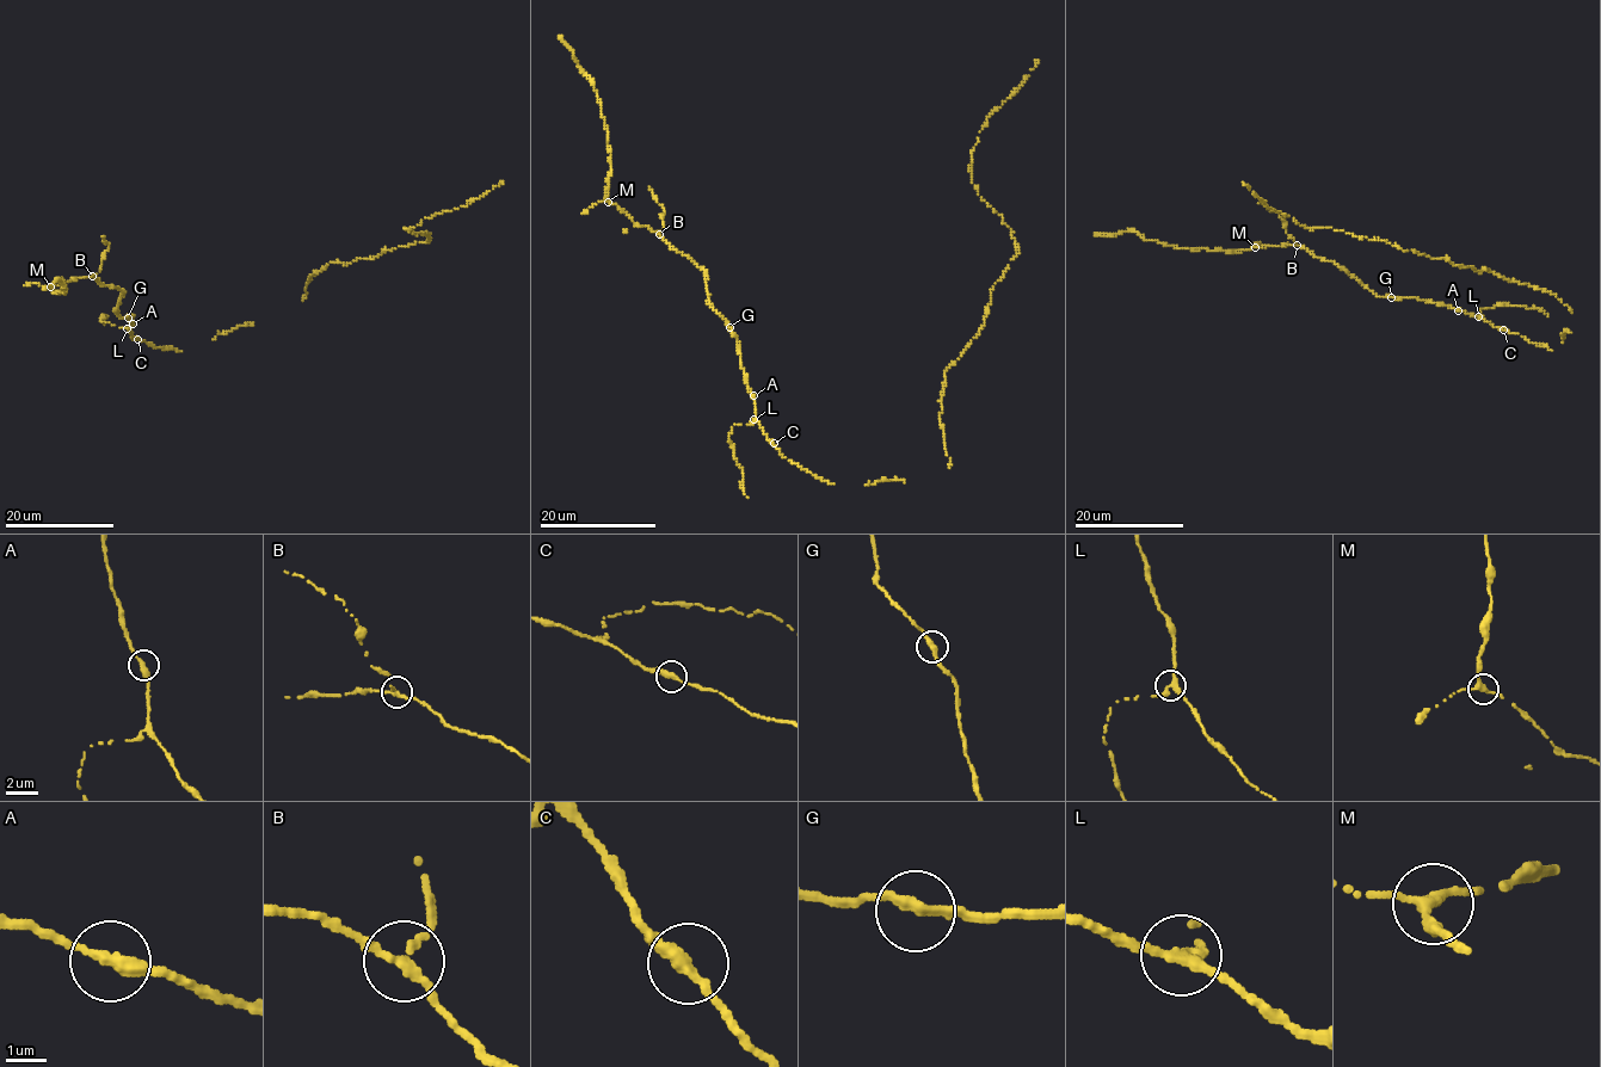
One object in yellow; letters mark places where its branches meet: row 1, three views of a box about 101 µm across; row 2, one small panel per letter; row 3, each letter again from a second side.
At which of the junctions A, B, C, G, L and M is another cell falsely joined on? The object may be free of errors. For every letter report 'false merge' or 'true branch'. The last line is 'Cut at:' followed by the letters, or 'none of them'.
A: true branch
B: true branch
C: true branch
G: true branch
L: true branch
M: true branch
Cut at: none of them

